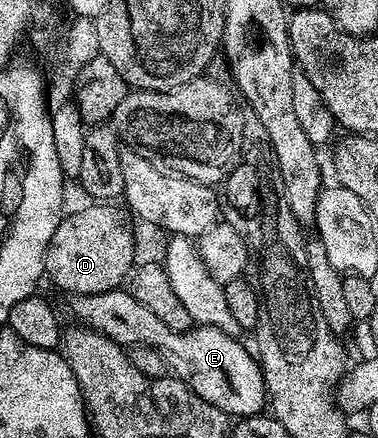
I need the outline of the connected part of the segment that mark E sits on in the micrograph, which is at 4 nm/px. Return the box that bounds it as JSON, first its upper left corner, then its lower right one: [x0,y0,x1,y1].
[73,287,267,417]

